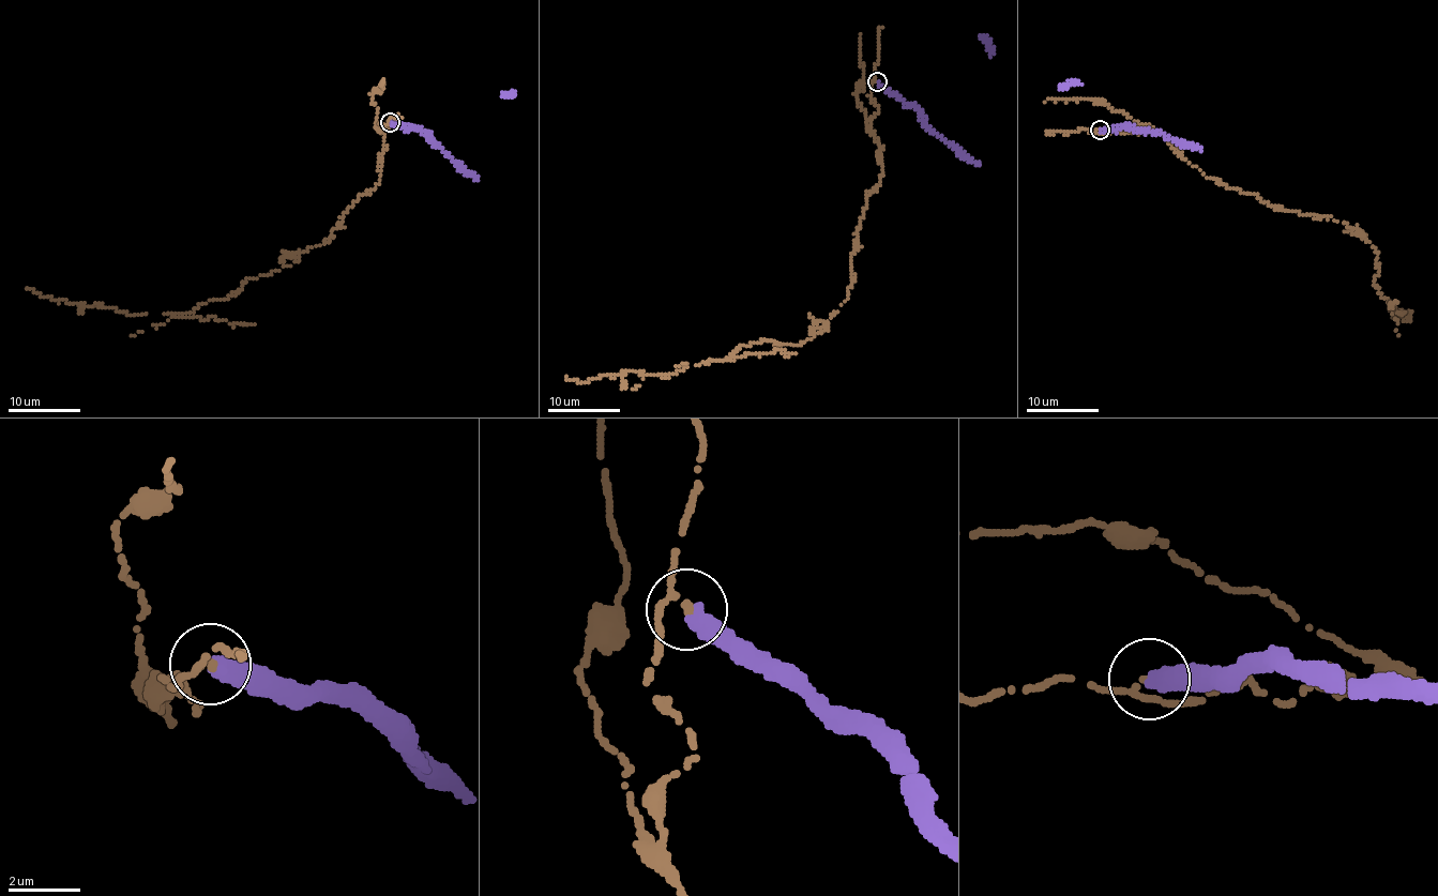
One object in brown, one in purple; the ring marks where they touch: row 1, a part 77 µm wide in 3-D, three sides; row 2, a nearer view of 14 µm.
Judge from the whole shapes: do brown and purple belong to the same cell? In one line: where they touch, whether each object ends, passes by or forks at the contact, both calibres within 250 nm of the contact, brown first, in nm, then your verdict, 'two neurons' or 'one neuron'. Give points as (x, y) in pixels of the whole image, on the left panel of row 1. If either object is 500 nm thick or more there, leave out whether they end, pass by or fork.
at (390, 122); brown passes by; purple ends there; 150 nm thick on the brown side, 480 nm on the other; two neurons

